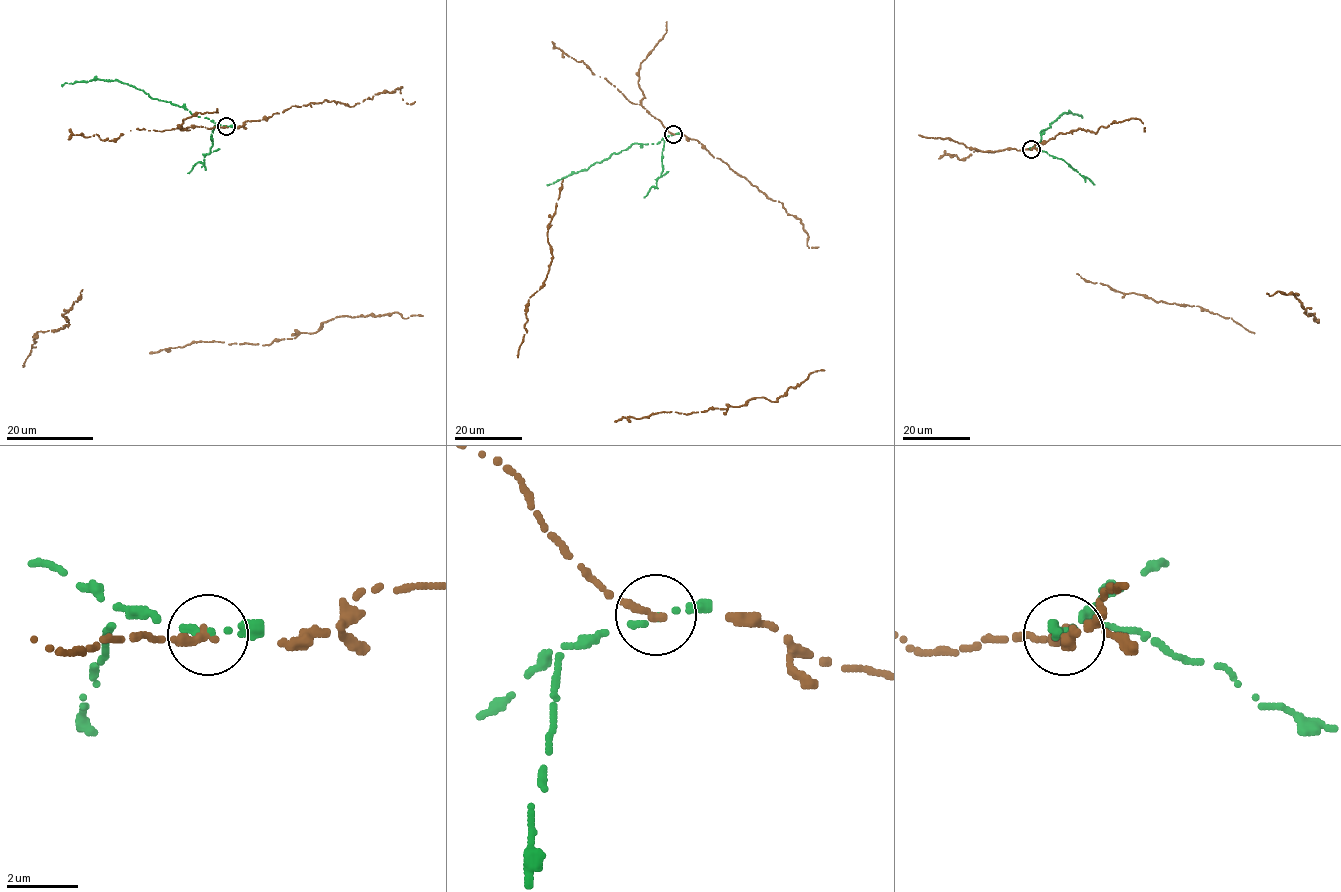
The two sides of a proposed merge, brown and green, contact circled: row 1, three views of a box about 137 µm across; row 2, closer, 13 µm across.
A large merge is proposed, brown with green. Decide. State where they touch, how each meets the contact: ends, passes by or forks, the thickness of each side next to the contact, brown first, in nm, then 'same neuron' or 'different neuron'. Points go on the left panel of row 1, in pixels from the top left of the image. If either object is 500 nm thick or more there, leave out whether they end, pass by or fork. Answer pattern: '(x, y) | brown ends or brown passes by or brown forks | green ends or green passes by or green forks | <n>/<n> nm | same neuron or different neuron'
(226, 126) | brown ends | green ends | 280/190 nm | different neuron

